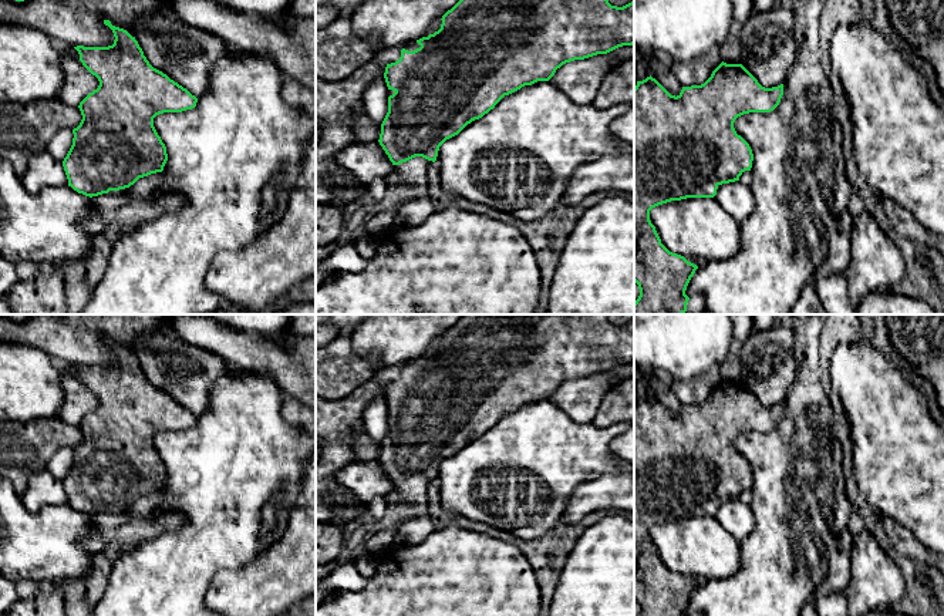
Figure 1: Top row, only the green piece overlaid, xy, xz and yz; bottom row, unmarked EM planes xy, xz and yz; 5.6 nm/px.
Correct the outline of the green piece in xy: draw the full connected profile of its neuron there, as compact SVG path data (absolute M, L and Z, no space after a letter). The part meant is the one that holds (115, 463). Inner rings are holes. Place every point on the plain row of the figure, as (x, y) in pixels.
M104 339L104 343L114 351L115 359L112 364L74 366L80 373L80 380L98 397L100 404L78 424L82 438L80 444L73 448L73 464L63 479L68 505L90 516L102 512L128 512L128 506L139 496L162 491L168 479L168 472L165 462L154 445L154 437L163 431L182 431L192 428L198 421L198 417L186 407L149 383L135 356L132 356L127 349L112 344L109 339Z

